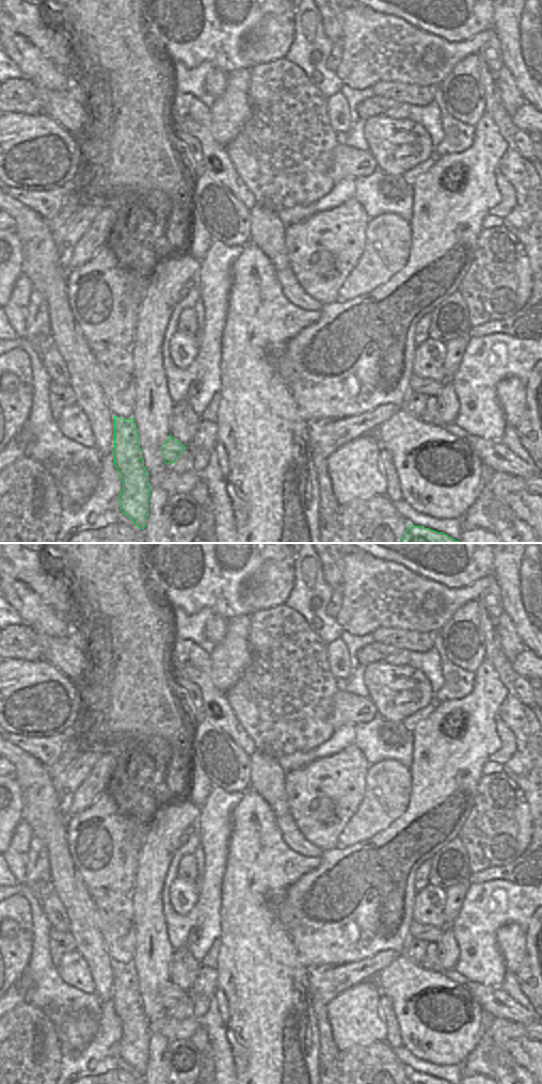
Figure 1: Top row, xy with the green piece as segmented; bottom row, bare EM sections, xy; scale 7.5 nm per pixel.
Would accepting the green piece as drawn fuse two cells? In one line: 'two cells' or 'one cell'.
two cells

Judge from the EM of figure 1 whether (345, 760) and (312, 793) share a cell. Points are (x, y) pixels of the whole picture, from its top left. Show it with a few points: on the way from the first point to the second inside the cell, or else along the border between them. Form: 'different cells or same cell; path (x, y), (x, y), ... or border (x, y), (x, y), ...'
same cell; path (337, 769), (324, 784), (318, 784)

